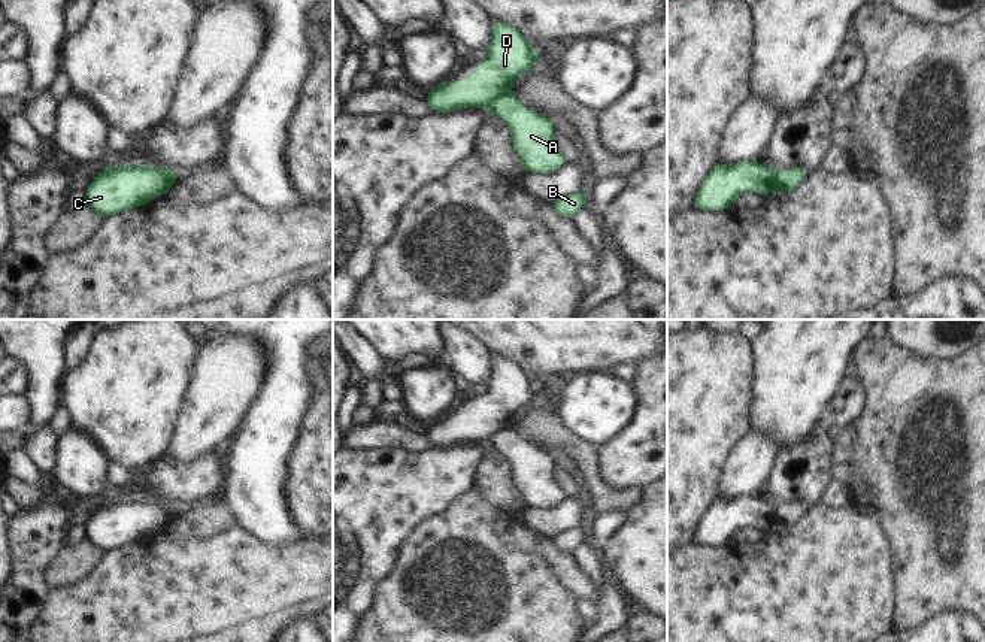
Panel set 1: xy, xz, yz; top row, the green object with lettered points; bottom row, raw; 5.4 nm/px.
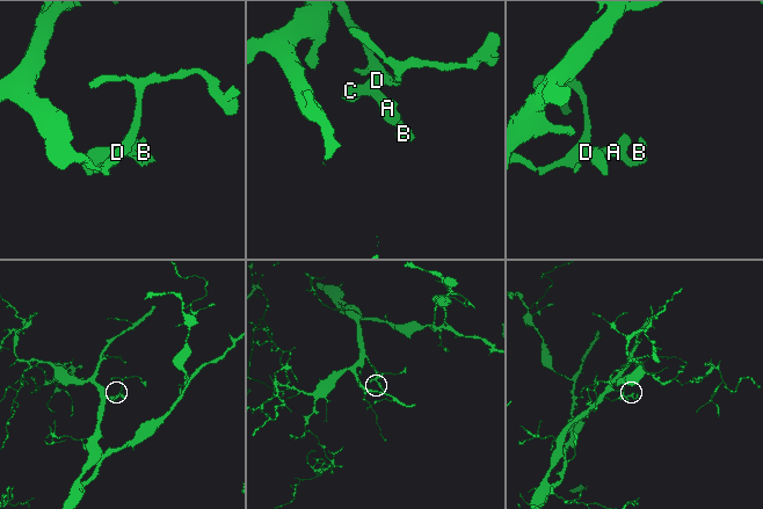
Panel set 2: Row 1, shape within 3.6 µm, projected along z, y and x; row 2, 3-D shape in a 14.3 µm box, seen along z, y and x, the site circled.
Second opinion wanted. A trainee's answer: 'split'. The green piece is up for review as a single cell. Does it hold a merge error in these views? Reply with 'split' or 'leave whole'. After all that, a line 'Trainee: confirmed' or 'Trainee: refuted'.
split
Trainee: confirmed

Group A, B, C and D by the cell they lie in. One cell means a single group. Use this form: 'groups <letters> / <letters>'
groups A B / C D

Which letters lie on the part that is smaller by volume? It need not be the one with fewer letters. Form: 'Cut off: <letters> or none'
Cut off: A, B

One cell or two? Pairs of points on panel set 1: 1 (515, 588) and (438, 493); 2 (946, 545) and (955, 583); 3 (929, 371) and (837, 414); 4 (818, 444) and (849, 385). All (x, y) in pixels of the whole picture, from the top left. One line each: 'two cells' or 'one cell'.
1: two cells
2: one cell
3: two cells
4: one cell

